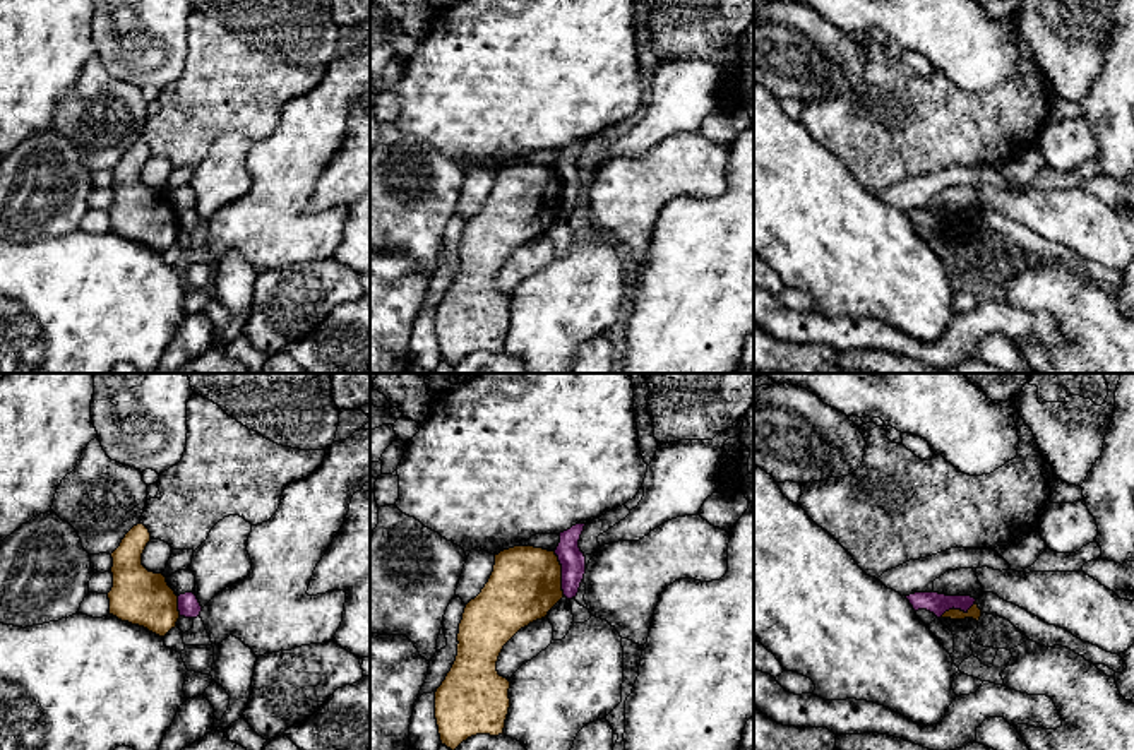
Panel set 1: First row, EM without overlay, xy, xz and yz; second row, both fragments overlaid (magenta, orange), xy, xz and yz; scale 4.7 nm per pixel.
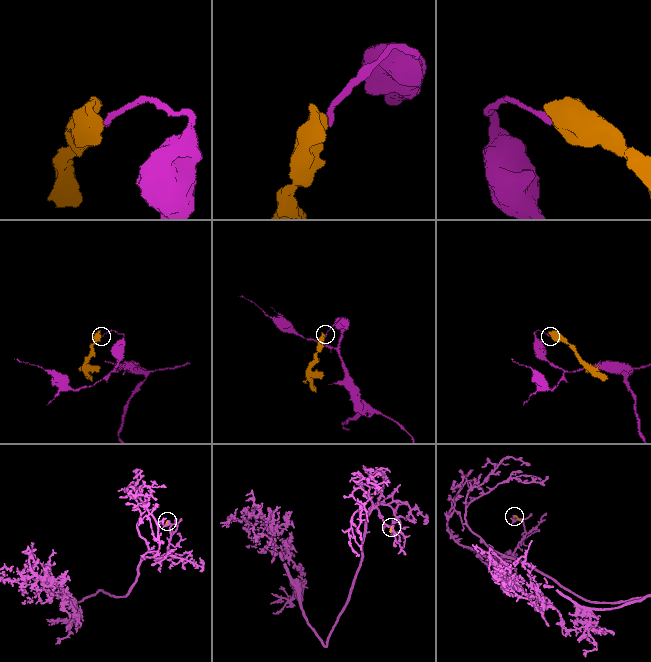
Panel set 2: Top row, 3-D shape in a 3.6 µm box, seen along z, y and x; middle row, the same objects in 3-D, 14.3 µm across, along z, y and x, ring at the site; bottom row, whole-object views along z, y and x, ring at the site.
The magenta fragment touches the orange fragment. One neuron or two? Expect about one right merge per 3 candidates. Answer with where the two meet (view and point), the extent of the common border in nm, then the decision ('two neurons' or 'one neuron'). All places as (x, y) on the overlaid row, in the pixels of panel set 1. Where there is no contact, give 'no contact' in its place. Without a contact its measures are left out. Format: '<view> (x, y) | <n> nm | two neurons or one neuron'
xz (562, 574) | 220 nm | two neurons

